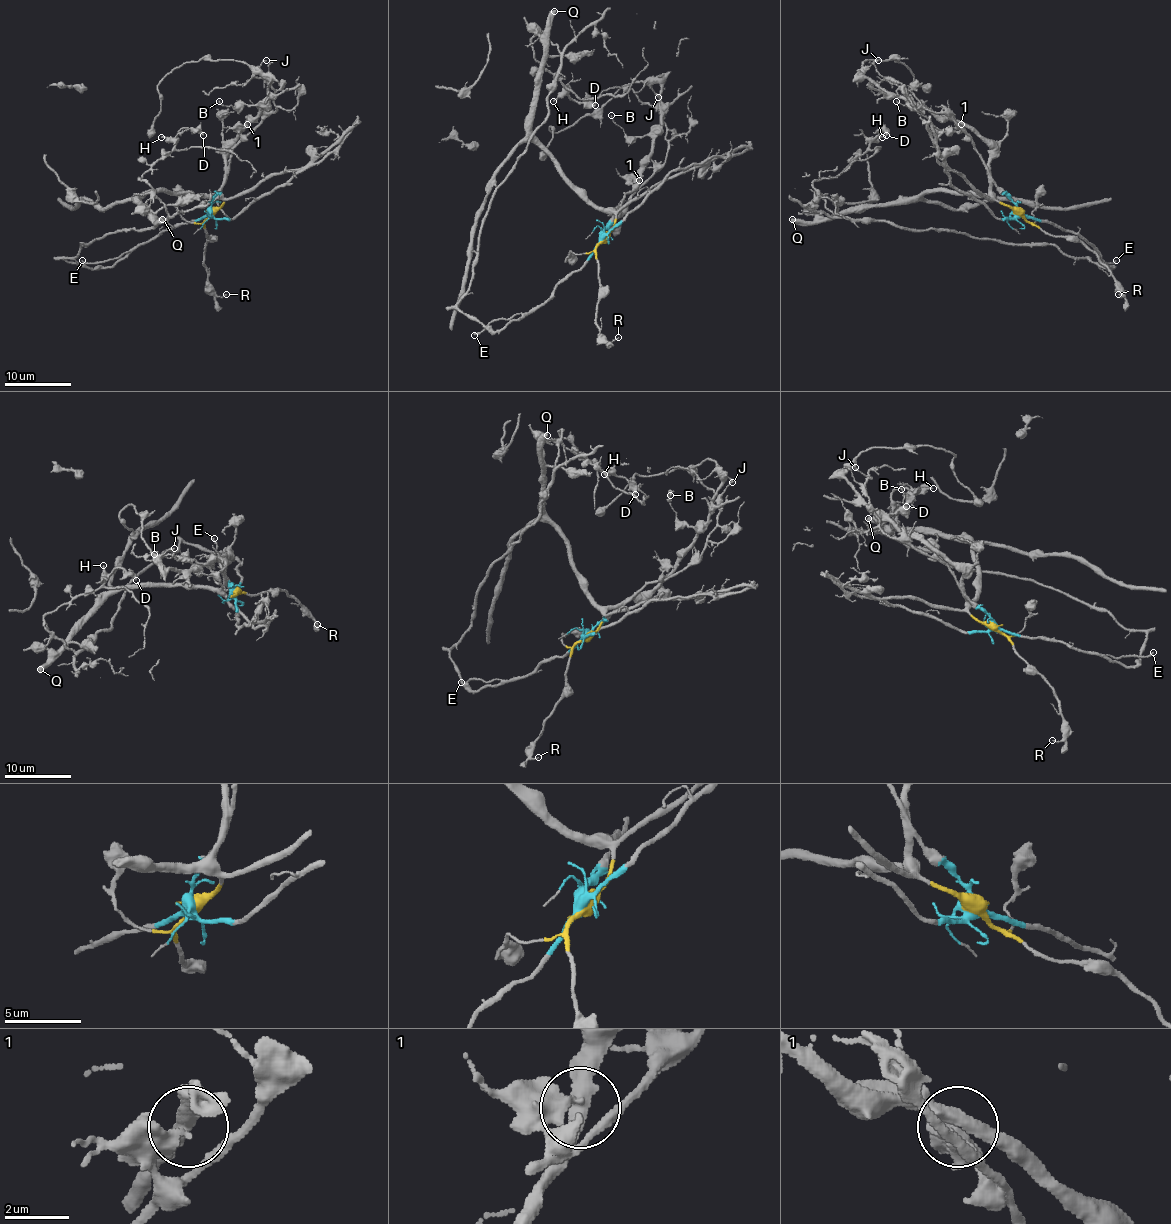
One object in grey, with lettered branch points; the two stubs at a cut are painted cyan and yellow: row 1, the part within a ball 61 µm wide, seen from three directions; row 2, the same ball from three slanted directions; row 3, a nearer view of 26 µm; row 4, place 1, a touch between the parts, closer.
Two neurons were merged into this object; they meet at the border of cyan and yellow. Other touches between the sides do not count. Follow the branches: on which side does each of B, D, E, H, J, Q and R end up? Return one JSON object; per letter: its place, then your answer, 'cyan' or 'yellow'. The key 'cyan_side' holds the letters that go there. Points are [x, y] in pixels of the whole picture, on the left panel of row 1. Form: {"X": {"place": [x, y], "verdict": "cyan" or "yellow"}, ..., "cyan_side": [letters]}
{"B": {"place": [219, 101], "verdict": "yellow"}, "D": {"place": [203, 135], "verdict": "cyan"}, "E": {"place": [82, 260], "verdict": "cyan"}, "H": {"place": [161, 137], "verdict": "cyan"}, "J": {"place": [266, 60], "verdict": "yellow"}, "Q": {"place": [162, 219], "verdict": "yellow"}, "R": {"place": [226, 294], "verdict": "yellow"}, "cyan_side": ["D", "E", "H"]}

